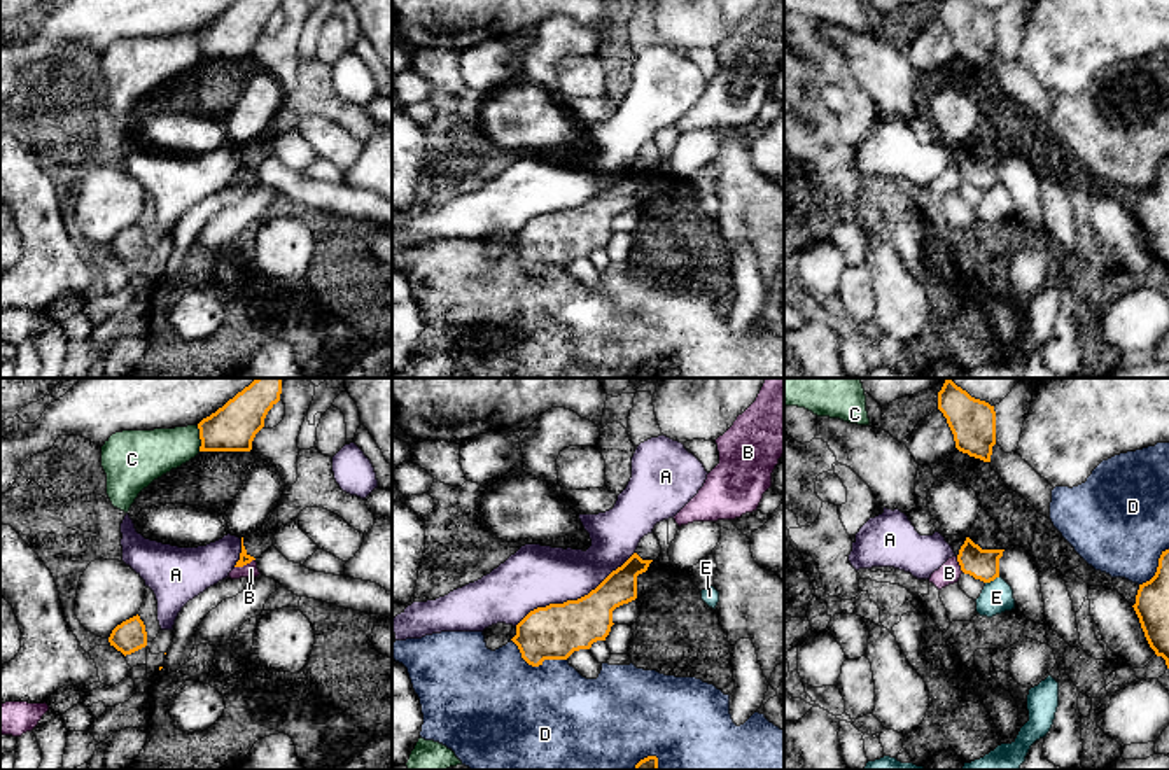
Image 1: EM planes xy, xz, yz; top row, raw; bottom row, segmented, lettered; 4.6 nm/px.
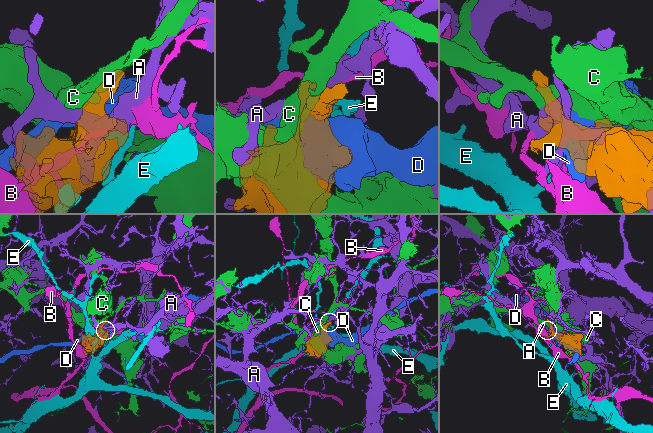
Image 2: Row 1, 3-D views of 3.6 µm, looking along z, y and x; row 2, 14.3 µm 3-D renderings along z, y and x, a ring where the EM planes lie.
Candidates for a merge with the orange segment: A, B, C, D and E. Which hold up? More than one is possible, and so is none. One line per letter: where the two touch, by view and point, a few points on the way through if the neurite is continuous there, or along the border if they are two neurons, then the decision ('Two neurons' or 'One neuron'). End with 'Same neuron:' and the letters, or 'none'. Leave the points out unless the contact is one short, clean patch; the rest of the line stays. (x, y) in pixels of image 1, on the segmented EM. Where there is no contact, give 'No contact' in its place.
A: Touches orange at xz (574, 601). Two neurons
B: Touches orange at xy (244, 564). Two neurons
C: Touches orange at xy (200, 438). Two neurons
D: Touches orange at xz (536, 665). Two neurons
E: Touches orange at yz (993, 580). Boundary: yz (1000, 576), (986, 583). Two neurons
Same neuron: none

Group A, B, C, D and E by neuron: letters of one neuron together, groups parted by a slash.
A / B / C / D / E

